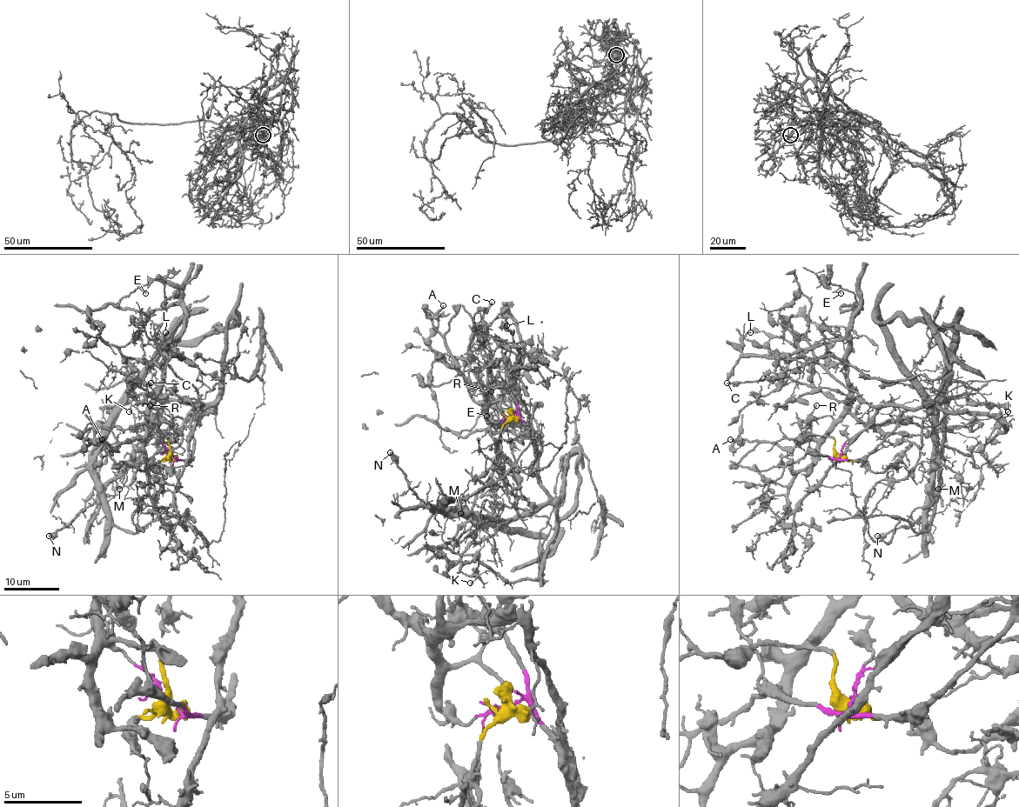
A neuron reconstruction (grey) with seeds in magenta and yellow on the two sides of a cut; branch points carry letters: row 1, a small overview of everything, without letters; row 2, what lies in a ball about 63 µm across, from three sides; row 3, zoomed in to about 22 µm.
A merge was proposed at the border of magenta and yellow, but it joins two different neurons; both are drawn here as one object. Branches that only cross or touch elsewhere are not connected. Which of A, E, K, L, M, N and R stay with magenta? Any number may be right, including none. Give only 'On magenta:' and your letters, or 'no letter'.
On magenta: K, M, N

